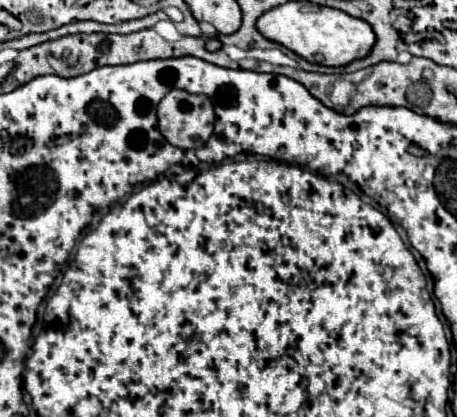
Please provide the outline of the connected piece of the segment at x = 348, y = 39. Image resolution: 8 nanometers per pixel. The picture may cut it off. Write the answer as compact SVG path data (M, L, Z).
M288 1L284 5L278 5L262 13L262 17L258 17L256 21L256 27L266 39L284 45L306 61L316 63L316 57L322 57L322 63L332 67L348 65L354 59L366 57L376 43L376 35L366 21L350 17L348 13L332 7L314 5L310 1Z

